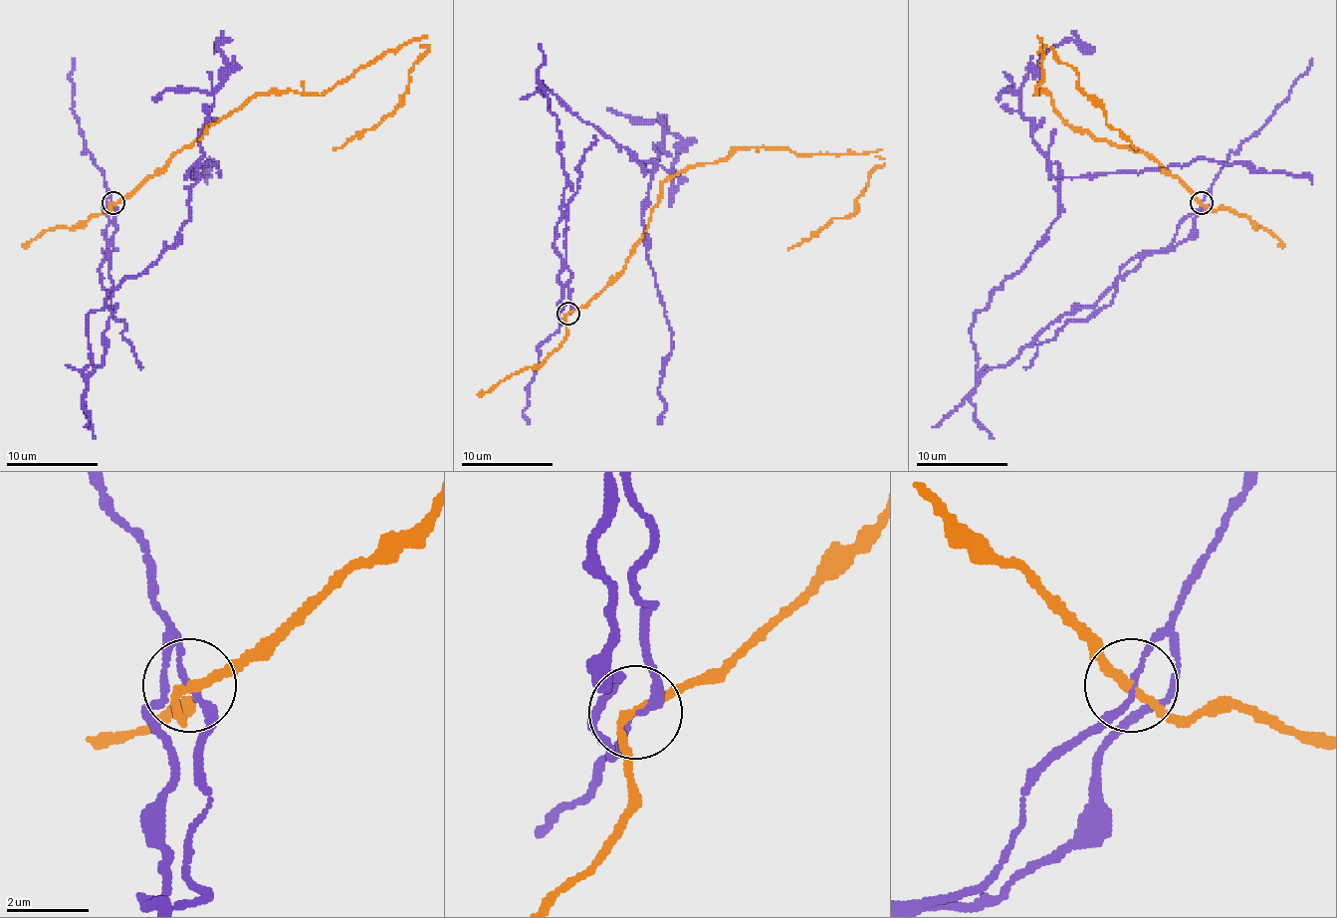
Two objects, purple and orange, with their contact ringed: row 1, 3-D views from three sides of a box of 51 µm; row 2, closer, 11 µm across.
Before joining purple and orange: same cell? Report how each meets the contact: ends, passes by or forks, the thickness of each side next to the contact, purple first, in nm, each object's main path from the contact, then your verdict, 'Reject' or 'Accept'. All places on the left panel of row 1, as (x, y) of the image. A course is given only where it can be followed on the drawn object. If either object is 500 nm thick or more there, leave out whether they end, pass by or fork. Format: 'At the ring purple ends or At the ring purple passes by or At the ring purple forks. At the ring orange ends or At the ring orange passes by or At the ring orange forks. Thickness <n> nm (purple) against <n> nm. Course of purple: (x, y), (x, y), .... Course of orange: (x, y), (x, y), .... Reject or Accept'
At the ring purple passes by. At the ring orange passes by. Thickness 140 nm (purple) against 190 nm. Course of purple: (113, 202), (107, 351), (86, 374), (88, 315), (175, 241), (198, 179), (186, 172), (212, 159), (207, 184). Course of orange: (113, 202), (262, 95), (324, 95), (360, 68), (420, 40), (429, 45), (401, 102), (333, 147). Reject

